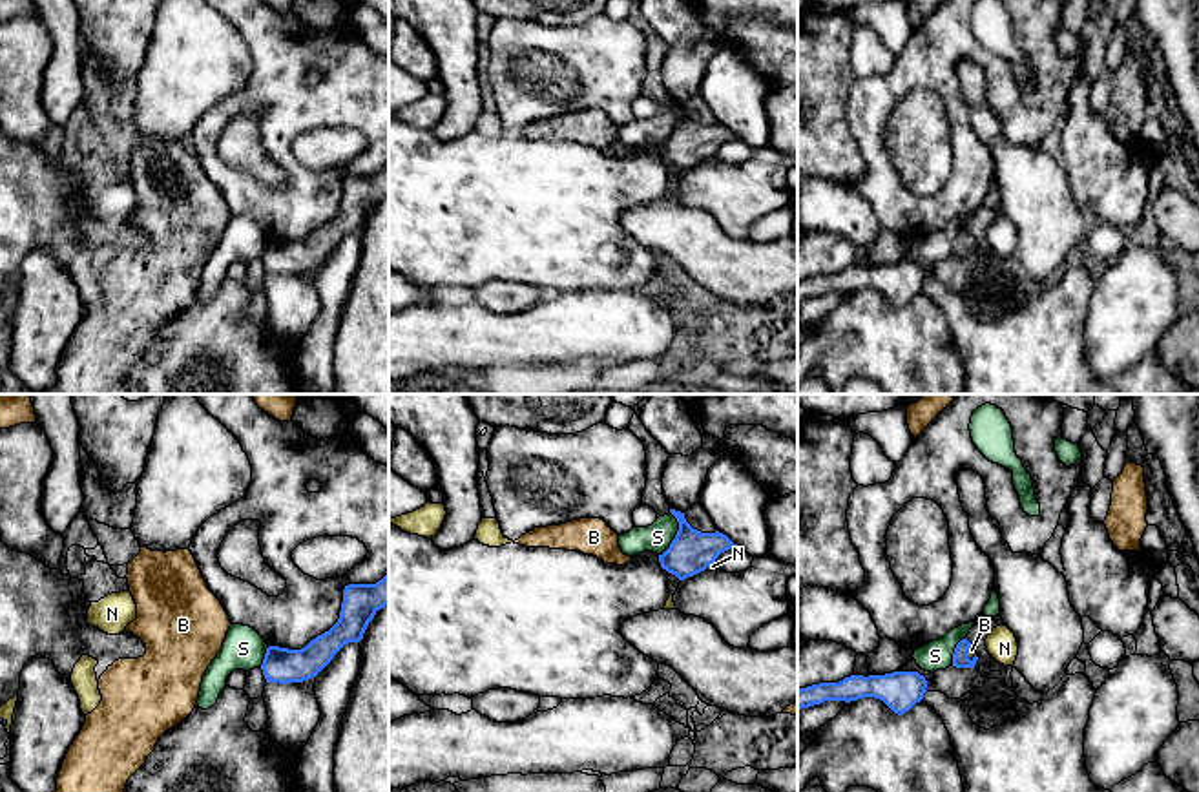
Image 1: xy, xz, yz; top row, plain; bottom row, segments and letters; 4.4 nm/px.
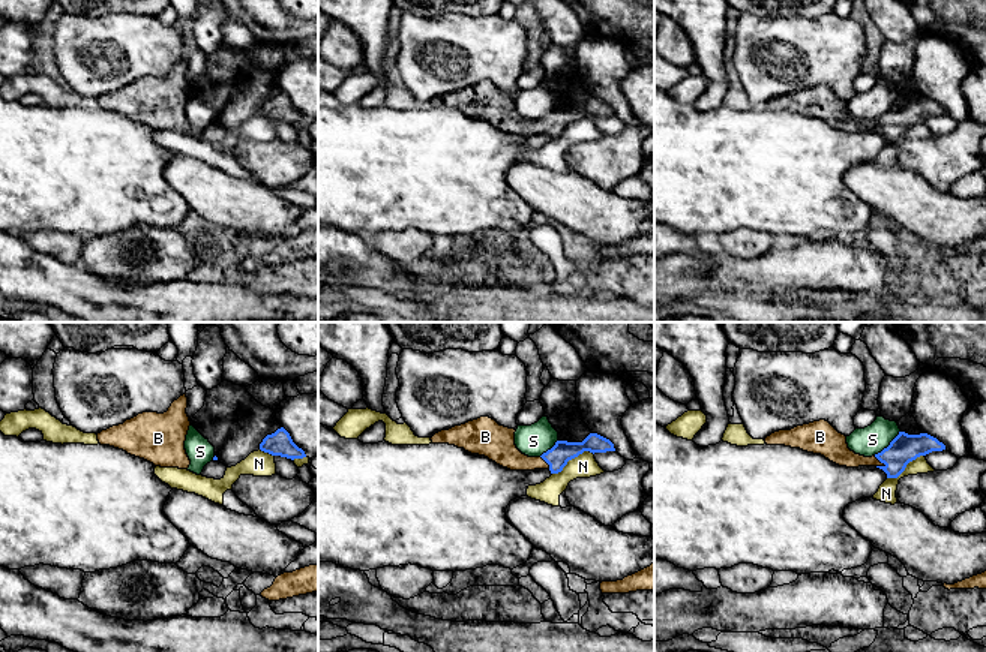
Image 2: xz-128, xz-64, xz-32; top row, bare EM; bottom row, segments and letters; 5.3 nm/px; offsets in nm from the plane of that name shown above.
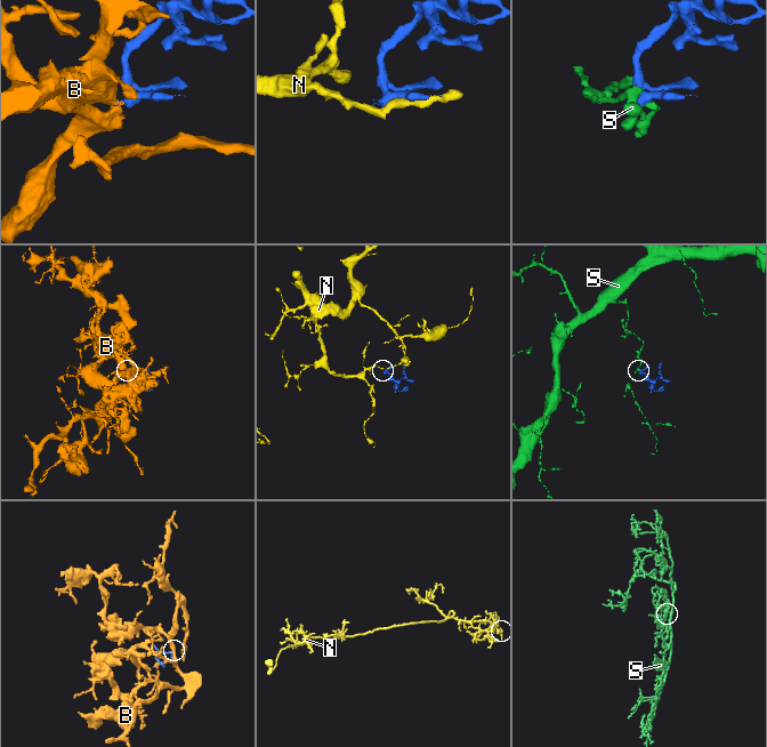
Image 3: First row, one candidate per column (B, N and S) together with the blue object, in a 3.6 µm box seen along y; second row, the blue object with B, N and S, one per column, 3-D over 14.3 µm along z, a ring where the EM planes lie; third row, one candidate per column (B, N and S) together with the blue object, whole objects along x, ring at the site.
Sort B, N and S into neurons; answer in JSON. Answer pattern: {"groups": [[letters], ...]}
{"groups": [["B"], ["N"], ["S"]]}

